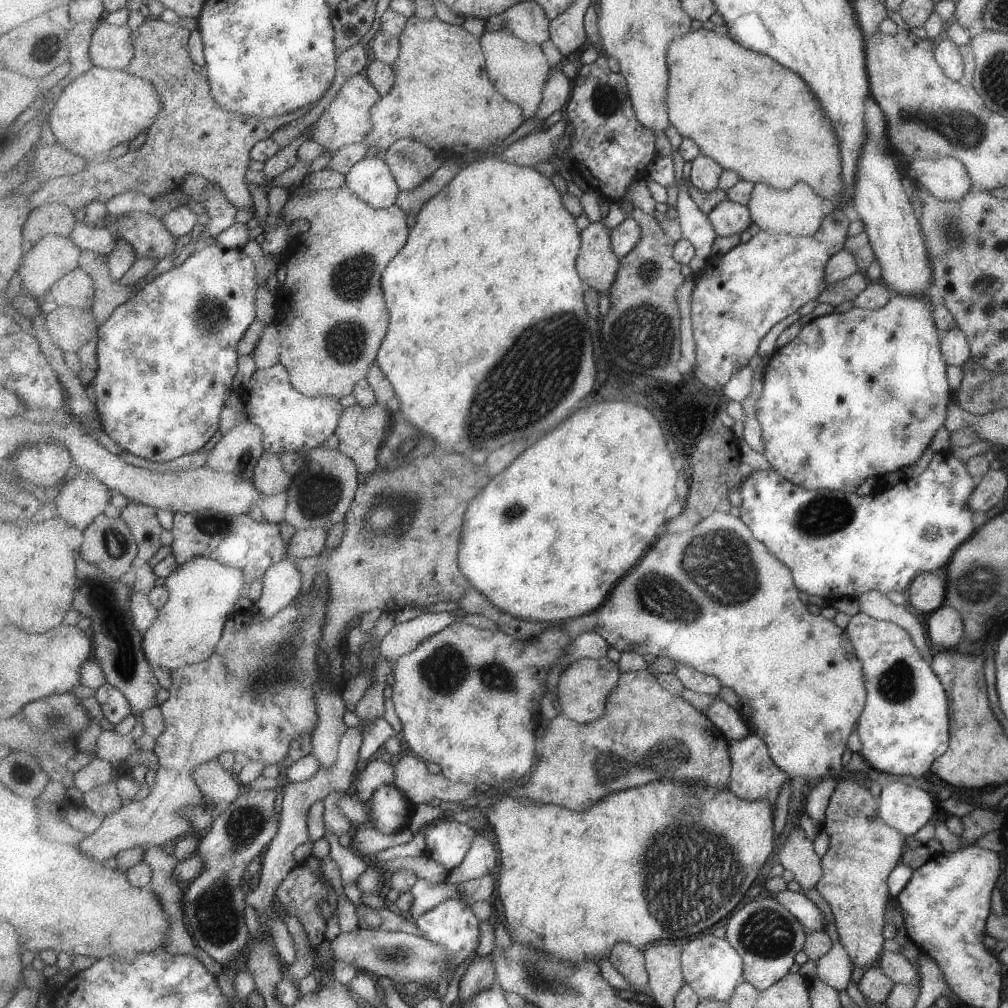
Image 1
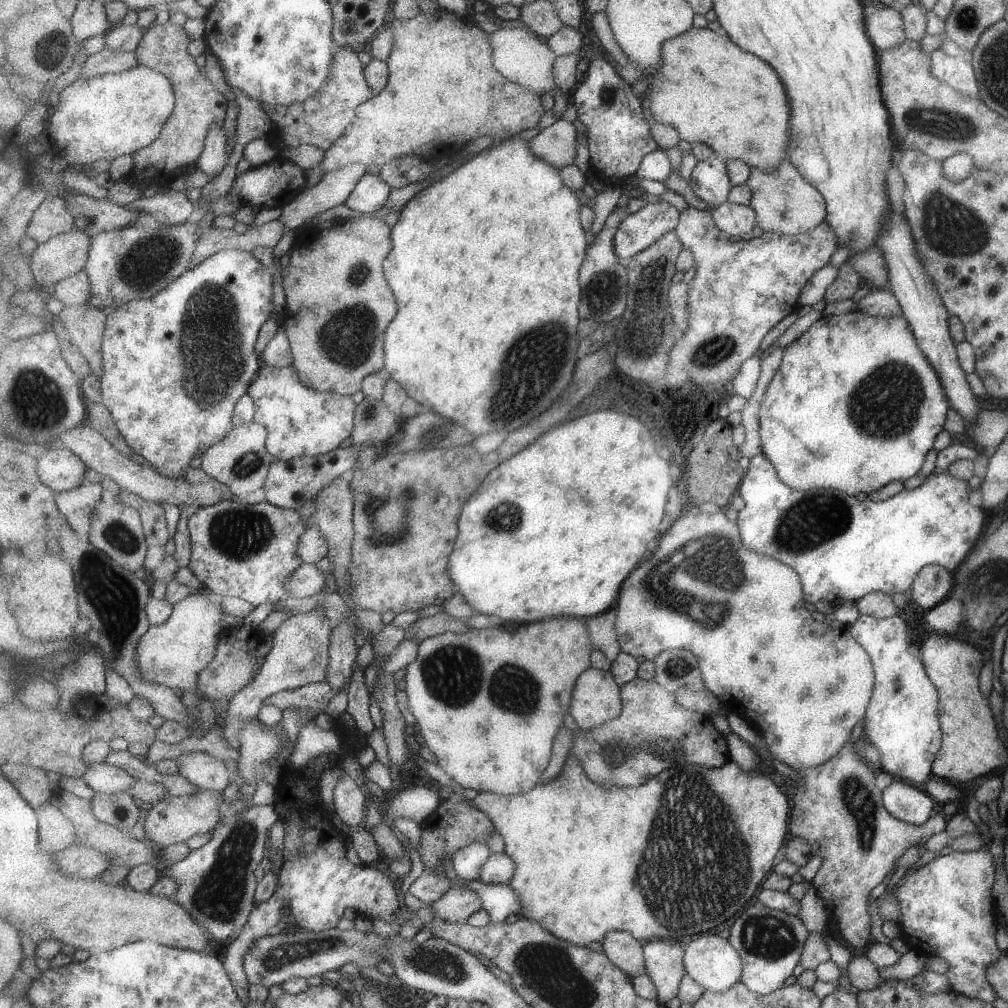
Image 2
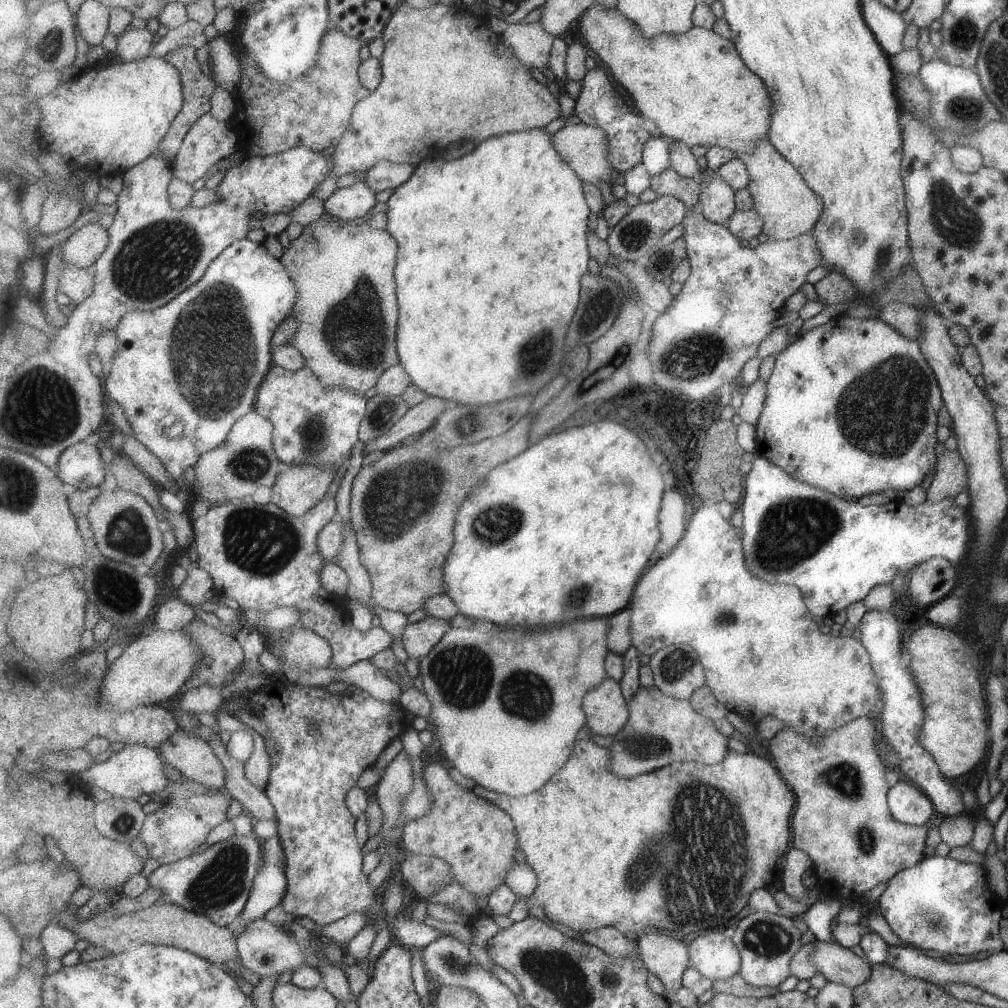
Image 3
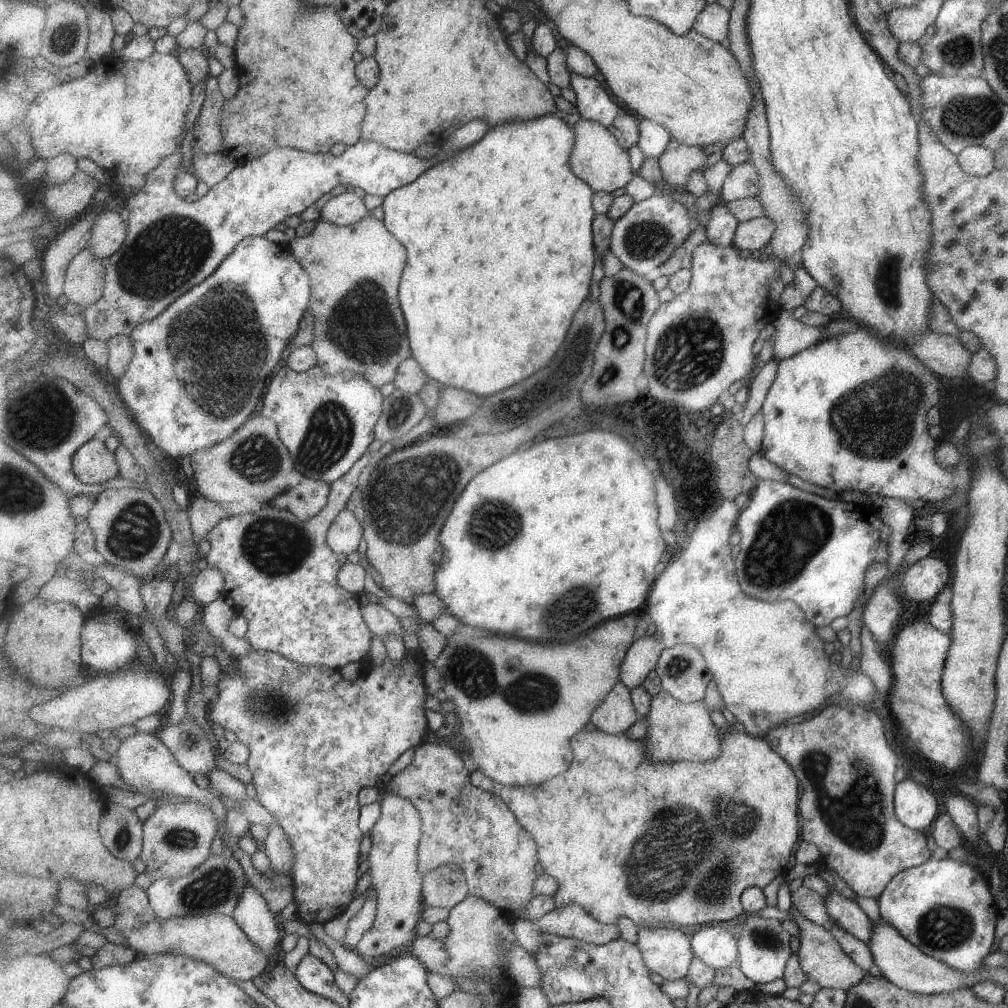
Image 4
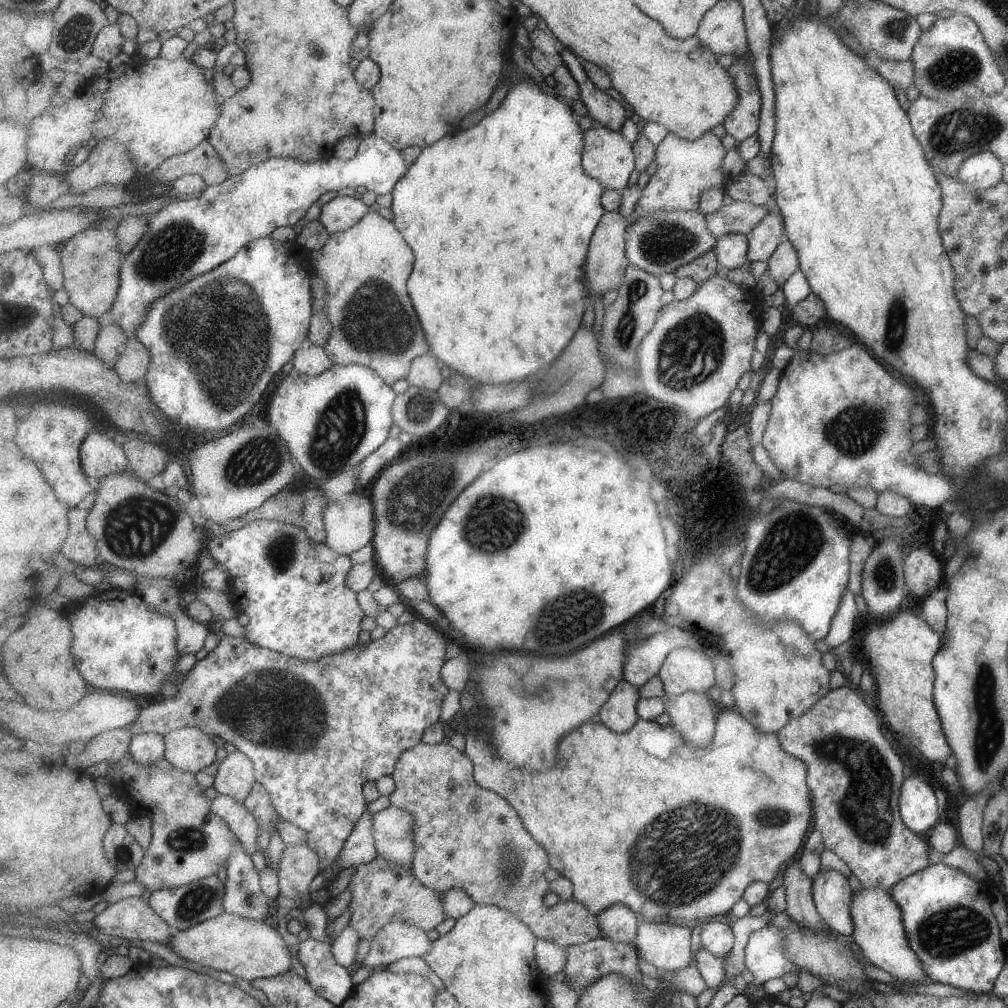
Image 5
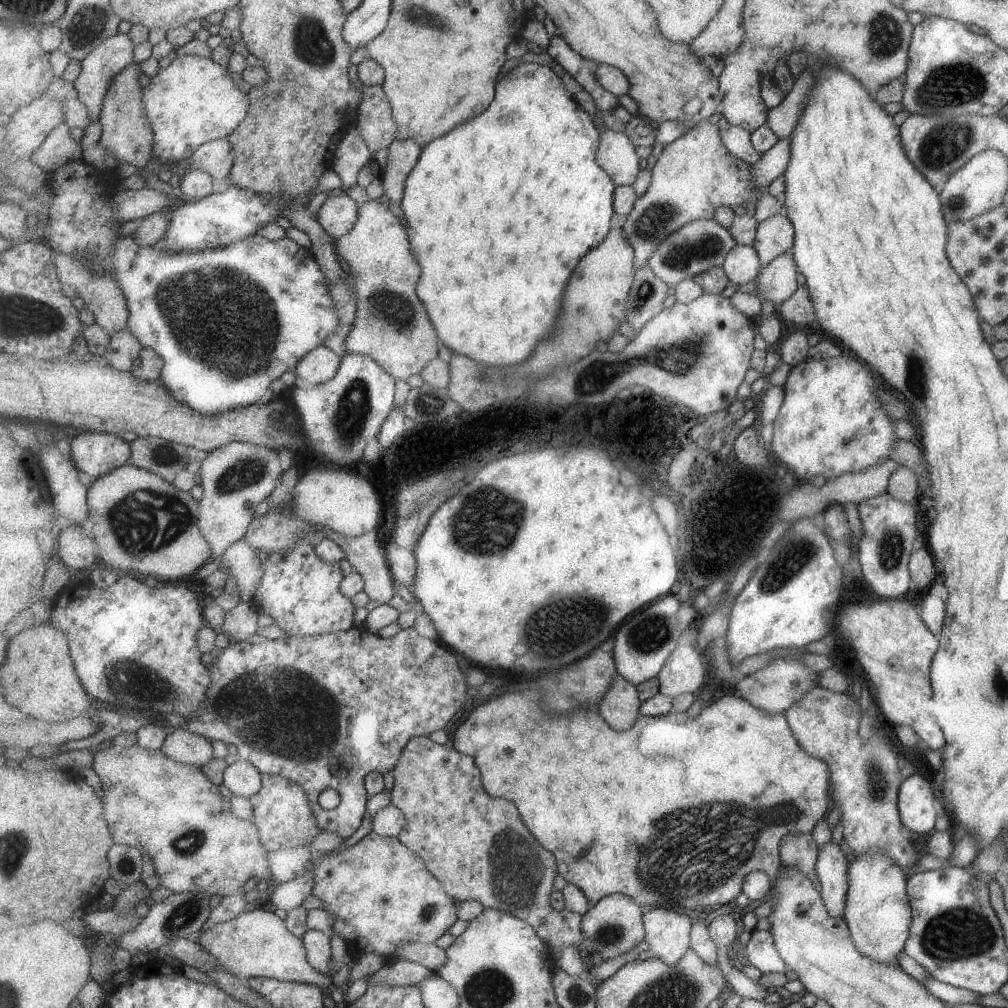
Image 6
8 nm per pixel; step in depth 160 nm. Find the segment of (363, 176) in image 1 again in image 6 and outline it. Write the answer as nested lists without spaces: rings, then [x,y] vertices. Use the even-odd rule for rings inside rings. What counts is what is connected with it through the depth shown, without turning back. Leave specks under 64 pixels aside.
[[[345,193],[344,196],[329,197],[317,212],[318,221],[336,239],[351,232],[359,218],[360,205]]]

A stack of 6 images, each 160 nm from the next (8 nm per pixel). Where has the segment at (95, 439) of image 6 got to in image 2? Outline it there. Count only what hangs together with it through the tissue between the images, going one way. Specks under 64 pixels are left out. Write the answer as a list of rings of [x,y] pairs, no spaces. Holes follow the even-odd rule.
[[[67,448],[47,449],[37,456],[39,480],[57,494],[82,486],[87,466]]]

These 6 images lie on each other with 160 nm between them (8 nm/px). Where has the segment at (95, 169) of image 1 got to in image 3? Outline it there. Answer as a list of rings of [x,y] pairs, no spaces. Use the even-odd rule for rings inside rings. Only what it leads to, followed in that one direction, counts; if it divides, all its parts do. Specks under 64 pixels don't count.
[[[185,47],[184,49],[177,49],[169,51],[164,57],[165,60],[171,61],[182,72],[182,83],[184,86],[186,103],[183,105],[182,111],[178,114],[177,119],[174,120],[173,126],[170,128],[169,134],[162,140],[162,144],[158,147],[158,150],[153,155],[163,155],[171,162],[175,160],[184,138],[187,133],[192,129],[192,126],[196,123],[196,120],[207,114],[212,109],[212,96],[218,87],[216,80],[213,76],[205,74],[203,72],[203,66],[197,62],[197,49],[193,47]]]

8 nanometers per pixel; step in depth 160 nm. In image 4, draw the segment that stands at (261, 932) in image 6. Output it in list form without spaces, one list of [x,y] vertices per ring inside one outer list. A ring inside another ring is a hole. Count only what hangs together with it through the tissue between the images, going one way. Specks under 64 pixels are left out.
[[[212,913],[173,919],[155,917],[152,921],[142,924],[141,929],[133,929],[122,935],[127,940],[126,946],[131,947],[135,952],[141,952],[144,955],[169,953],[197,959],[213,965],[219,969],[219,972],[225,973],[235,981],[254,981],[265,974],[265,968],[269,966],[268,954],[251,940],[234,919],[234,915]]]

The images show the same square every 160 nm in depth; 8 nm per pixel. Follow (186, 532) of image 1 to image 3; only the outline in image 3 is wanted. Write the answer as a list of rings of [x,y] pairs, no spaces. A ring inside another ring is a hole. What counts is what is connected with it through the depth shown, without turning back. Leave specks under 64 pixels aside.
[[[329,494],[300,517],[291,515],[273,502],[262,506],[253,503],[252,500],[235,499],[227,503],[215,504],[206,515],[194,520],[195,544],[199,554],[197,564],[199,568],[208,570],[212,574],[217,596],[223,594],[225,597],[235,599],[240,604],[241,610],[245,611],[254,609],[268,613],[277,607],[299,609],[301,616],[294,625],[282,631],[261,629],[259,632],[263,637],[266,649],[269,649],[276,657],[282,656],[282,649],[290,640],[290,636],[298,629],[316,632],[331,643],[333,656],[329,667],[334,669],[353,667],[355,663],[369,659],[381,650],[387,650],[395,640],[393,634],[381,626],[371,627],[368,631],[358,630],[349,619],[345,605],[341,604],[342,598],[329,592],[322,583],[322,570],[326,562],[329,564],[330,560],[320,553],[318,536],[337,516],[335,495]]]

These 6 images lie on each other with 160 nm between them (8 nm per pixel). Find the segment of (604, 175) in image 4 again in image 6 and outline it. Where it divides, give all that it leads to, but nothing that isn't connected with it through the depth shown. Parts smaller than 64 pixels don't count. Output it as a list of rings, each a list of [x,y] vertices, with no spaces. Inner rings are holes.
[[[610,129],[602,130],[601,134],[598,163],[614,178],[617,186],[634,185],[642,169],[640,154],[632,144],[632,138],[625,131]]]

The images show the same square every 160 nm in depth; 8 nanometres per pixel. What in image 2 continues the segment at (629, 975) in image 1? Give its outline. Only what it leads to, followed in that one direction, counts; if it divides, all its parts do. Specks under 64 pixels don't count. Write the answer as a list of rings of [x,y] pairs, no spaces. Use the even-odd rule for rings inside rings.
[[[609,931],[601,945],[605,954],[632,977],[647,974],[643,942],[631,932]]]

